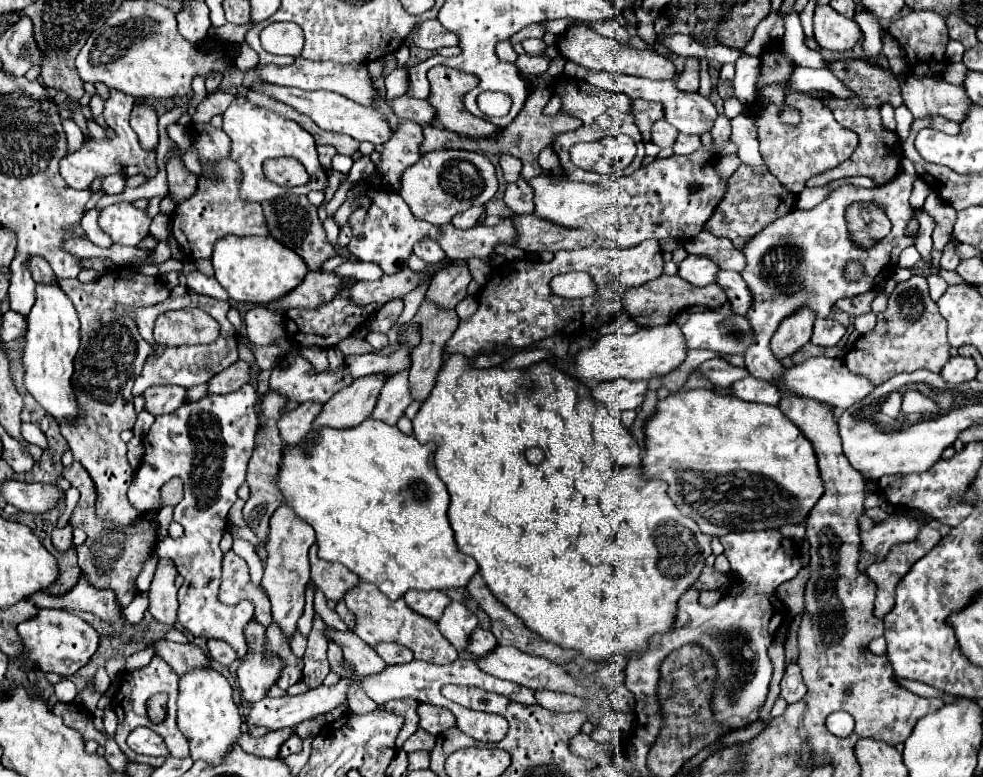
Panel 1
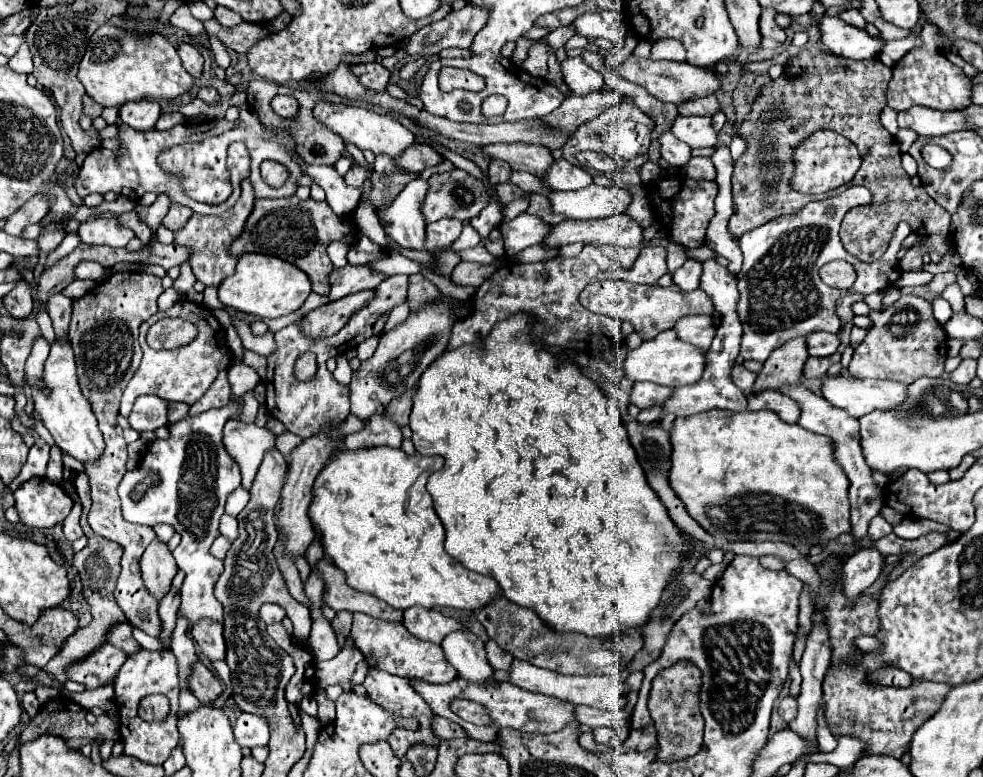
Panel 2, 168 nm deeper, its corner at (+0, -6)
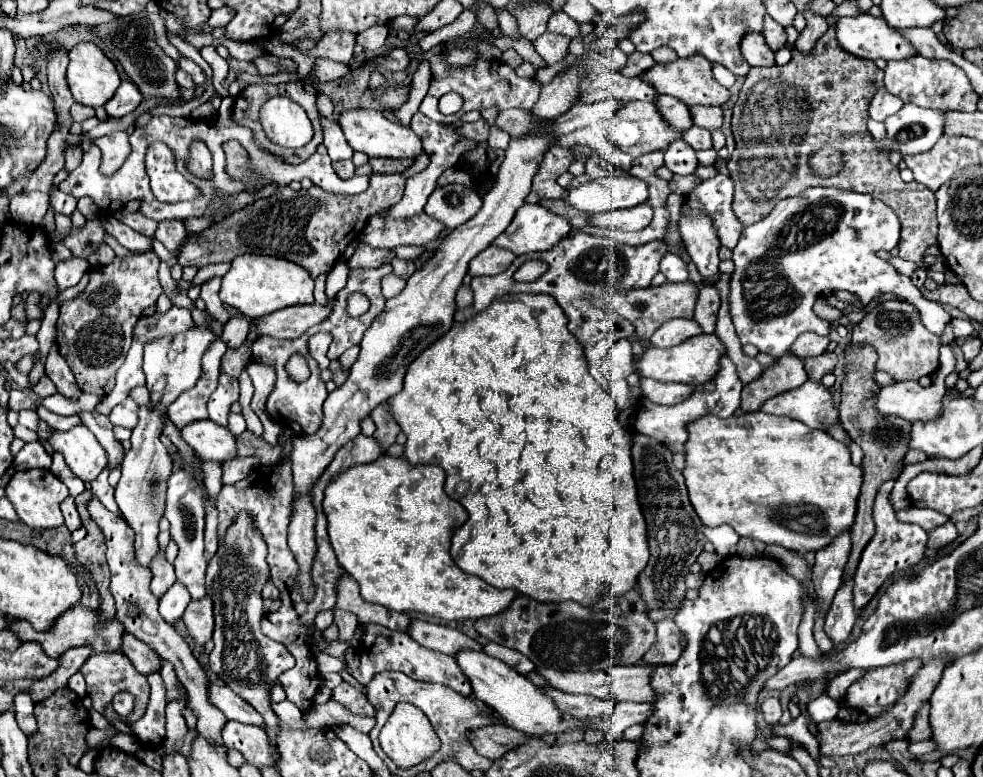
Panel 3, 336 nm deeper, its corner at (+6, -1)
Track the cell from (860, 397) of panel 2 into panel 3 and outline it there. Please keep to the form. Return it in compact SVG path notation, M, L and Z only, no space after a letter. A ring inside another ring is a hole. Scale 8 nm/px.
M942 346L940 348L940 368L938 368L936 380L928 388L920 386L918 382L896 382L892 386L882 386L880 388L880 394L876 398L876 408L882 414L896 414L896 416L900 416L904 420L910 420L910 422L916 422L916 420L928 422L928 420L940 418L940 414L942 414L942 398L946 394L944 378L950 372L954 372L954 366L956 366L956 358L952 354L952 348L950 346Z

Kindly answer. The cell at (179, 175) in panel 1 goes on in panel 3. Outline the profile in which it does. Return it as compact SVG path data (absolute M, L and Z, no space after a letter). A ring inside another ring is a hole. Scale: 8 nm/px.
M160 222L158 224L158 230L156 230L156 236L154 236L158 242L162 242L170 252L178 254L178 250L182 248L182 244L188 240L188 230L182 222Z

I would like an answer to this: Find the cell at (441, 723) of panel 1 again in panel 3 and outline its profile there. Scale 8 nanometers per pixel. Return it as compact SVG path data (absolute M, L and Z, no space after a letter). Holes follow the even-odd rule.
M504 724L488 726L488 728L476 730L476 734L472 734L472 746L490 760L502 758L504 752L510 752L510 750L522 746L522 742L526 744L526 740L528 740L528 736L524 732L512 730Z

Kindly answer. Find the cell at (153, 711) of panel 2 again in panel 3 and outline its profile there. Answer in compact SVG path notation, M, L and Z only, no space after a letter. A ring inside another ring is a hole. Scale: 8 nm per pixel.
M92 654L86 664L82 666L80 670L86 678L86 684L88 684L88 696L92 700L92 706L96 712L104 714L106 712L106 706L110 704L110 700L114 698L116 692L122 692L122 690L128 690L136 696L136 710L128 716L128 718L120 718L120 722L124 724L134 724L140 716L144 716L146 712L146 706L148 706L148 692L150 692L150 684L146 680L146 676L142 674L136 674L136 668L132 666L132 662L124 656L124 654Z

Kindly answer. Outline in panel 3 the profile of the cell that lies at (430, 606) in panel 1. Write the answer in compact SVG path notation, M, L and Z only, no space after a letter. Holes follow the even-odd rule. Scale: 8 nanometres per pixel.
M414 620L410 626L410 636L424 648L442 652L448 656L456 656L464 650L484 650L482 644L476 640L470 640L466 634L462 634L456 628L440 626L440 624L430 624L422 620Z

